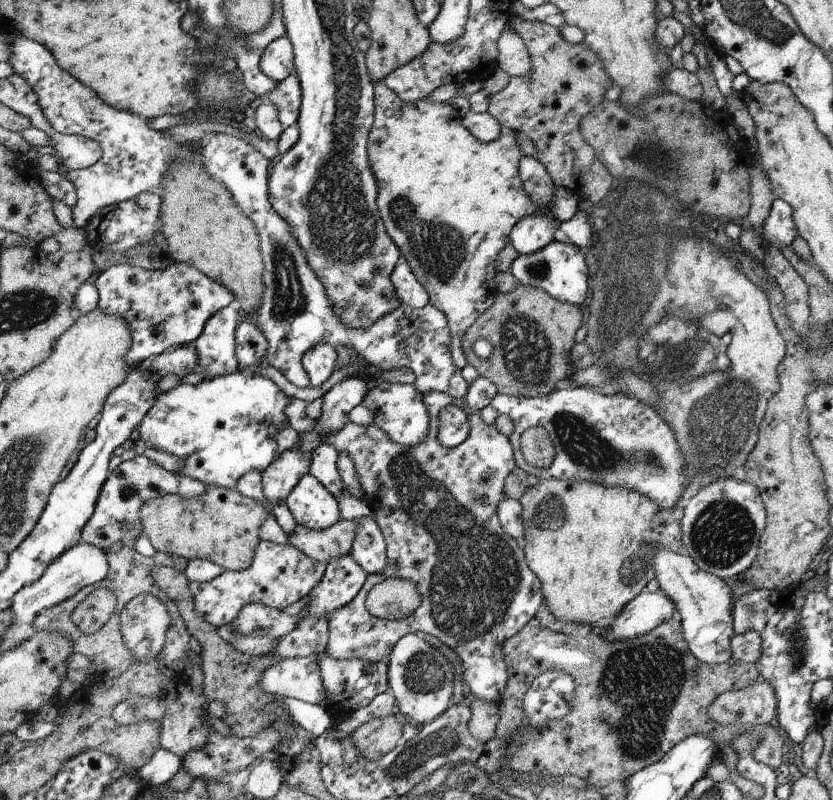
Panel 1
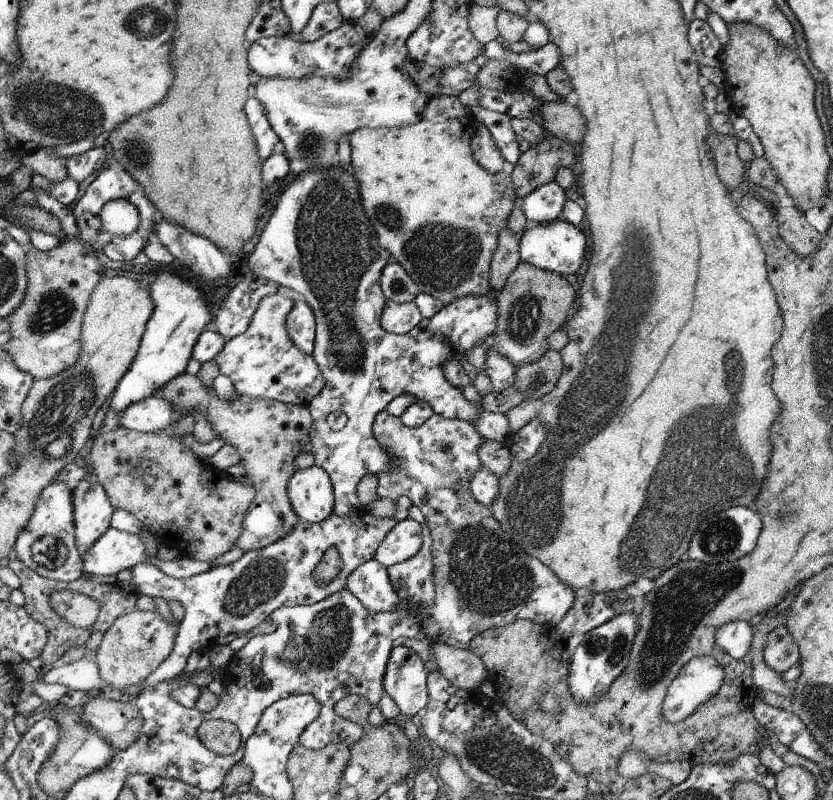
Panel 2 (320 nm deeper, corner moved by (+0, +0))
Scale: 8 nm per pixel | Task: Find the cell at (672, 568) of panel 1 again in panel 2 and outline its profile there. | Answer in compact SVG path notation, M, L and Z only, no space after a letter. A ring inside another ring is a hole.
M732 621L716 631L717 644L732 658L741 659L750 654L754 628L748 621Z

